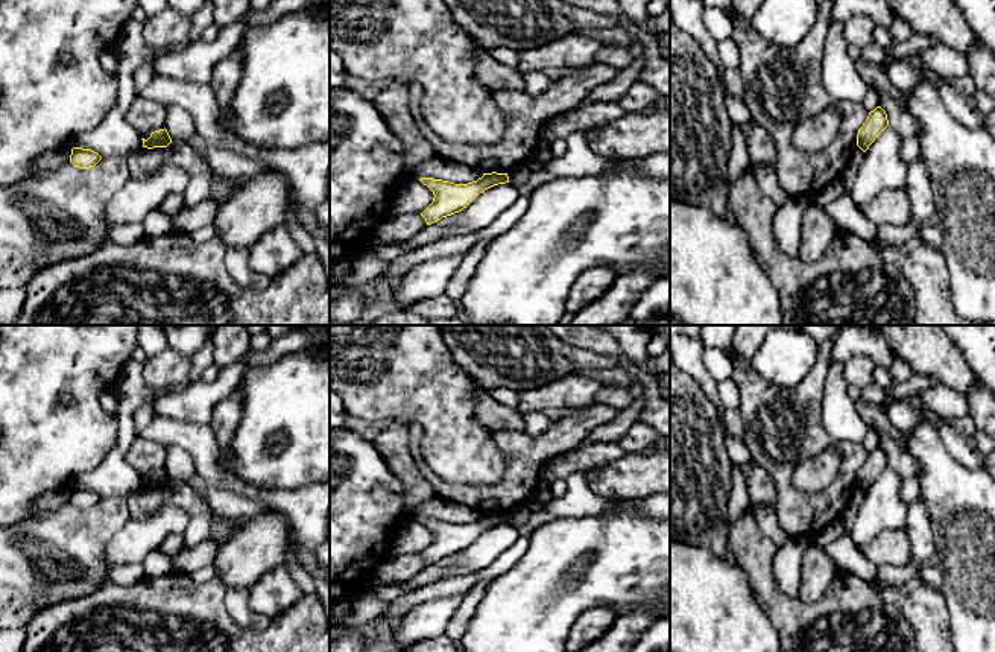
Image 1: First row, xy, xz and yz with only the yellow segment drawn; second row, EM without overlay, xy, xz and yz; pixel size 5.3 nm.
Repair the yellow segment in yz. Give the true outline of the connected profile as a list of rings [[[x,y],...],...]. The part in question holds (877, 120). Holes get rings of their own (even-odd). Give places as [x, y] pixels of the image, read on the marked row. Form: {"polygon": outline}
{"polygon": [[[881,106],[869,112],[857,134],[857,146],[866,152],[875,138],[889,126],[887,114]]]}

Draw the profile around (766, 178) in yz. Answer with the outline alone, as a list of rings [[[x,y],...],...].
[[[750,164],[750,170],[761,191],[779,207],[787,199],[788,195],[779,184],[776,167]]]

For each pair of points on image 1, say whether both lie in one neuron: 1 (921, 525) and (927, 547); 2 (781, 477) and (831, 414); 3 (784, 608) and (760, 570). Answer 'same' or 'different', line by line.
1: same
2: different
3: same

